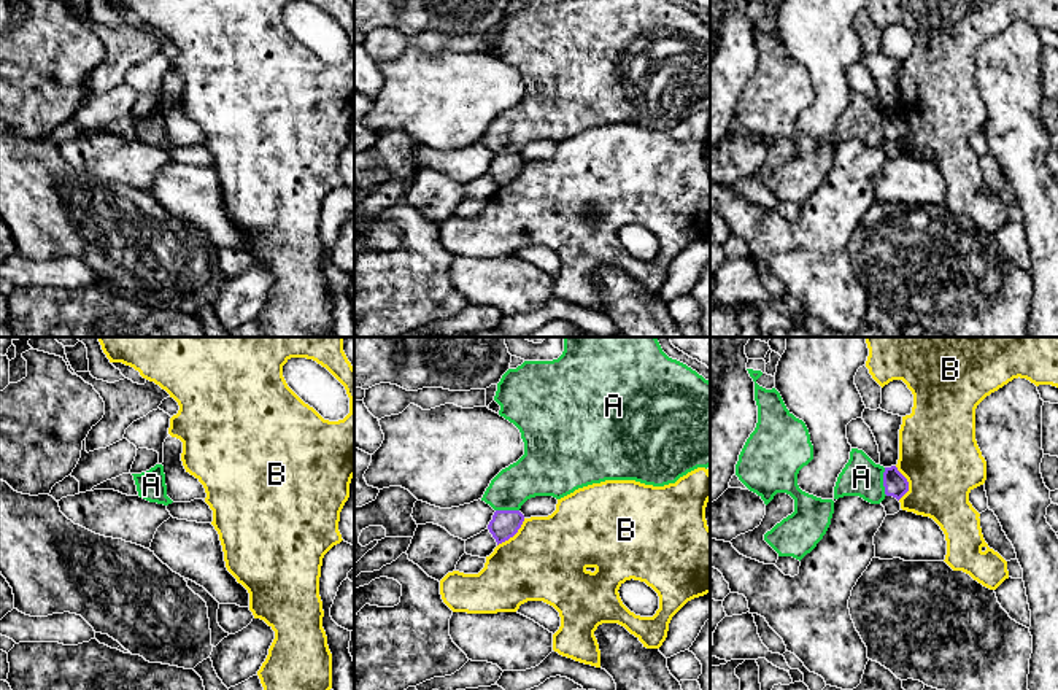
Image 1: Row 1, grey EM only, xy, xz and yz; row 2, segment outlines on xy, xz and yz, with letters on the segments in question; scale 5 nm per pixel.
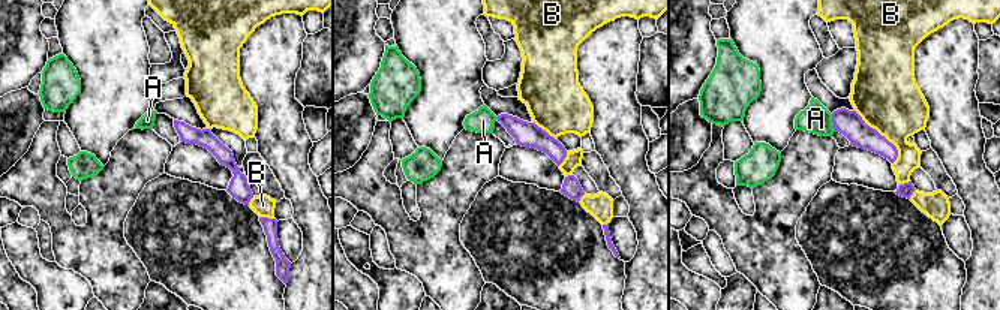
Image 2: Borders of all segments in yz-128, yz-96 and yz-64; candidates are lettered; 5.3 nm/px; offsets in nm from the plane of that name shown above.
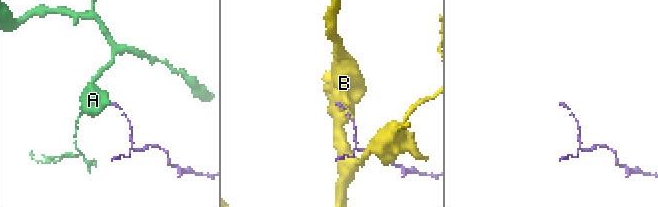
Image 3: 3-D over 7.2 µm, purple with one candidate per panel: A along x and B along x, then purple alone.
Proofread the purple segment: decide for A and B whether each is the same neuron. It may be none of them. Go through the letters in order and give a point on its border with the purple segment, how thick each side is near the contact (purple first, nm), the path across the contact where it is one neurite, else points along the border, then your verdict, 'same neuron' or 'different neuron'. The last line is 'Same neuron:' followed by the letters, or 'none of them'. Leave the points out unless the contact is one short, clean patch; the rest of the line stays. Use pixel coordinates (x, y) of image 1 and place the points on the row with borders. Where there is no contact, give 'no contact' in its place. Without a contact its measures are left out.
A: meets purple in yz at (884, 482); 120 nm thick on the purple side, 190 nm on the other; border along yz (884, 468), (884, 492), (887, 495); different neuron
B: meets purple in yz at (907, 484); 120 nm thick on the purple side, 400 nm on the other; different neuron
Same neuron: none of them

